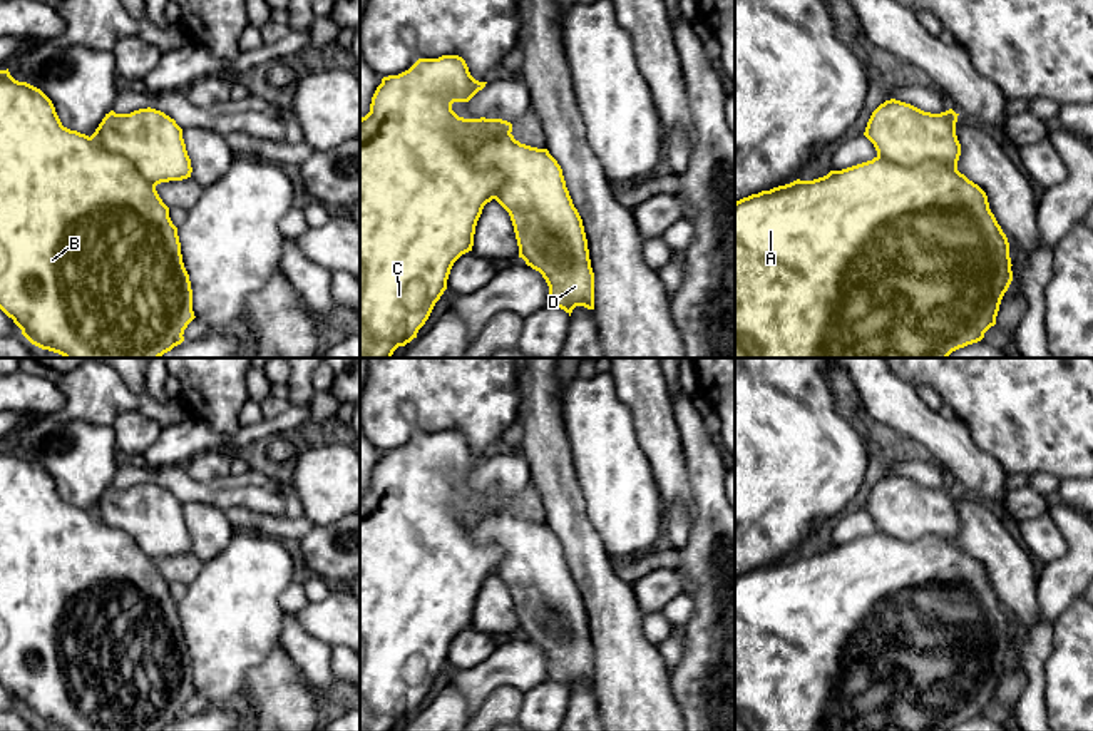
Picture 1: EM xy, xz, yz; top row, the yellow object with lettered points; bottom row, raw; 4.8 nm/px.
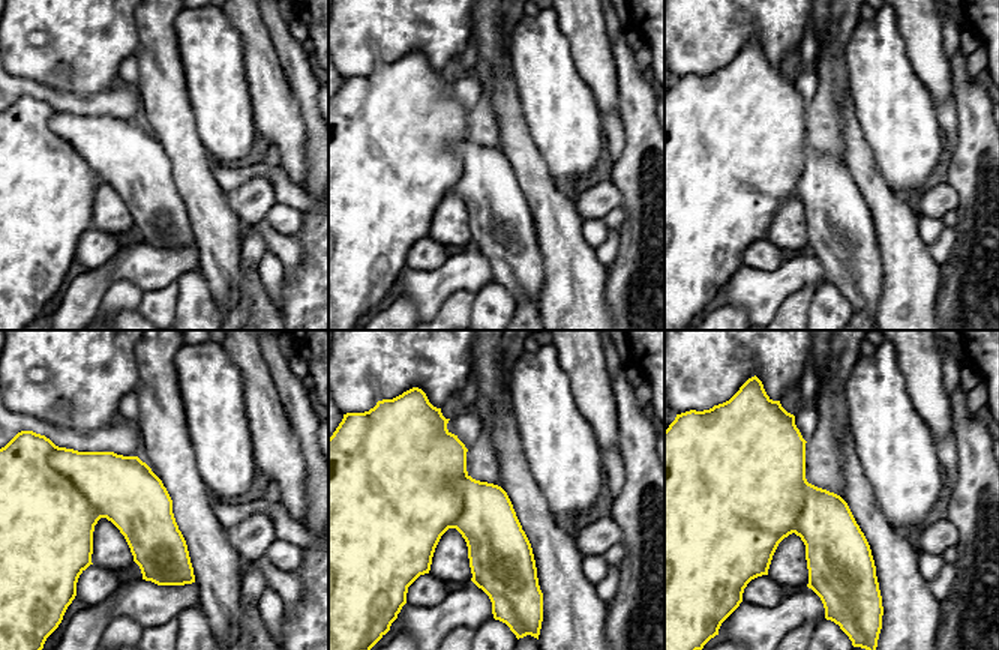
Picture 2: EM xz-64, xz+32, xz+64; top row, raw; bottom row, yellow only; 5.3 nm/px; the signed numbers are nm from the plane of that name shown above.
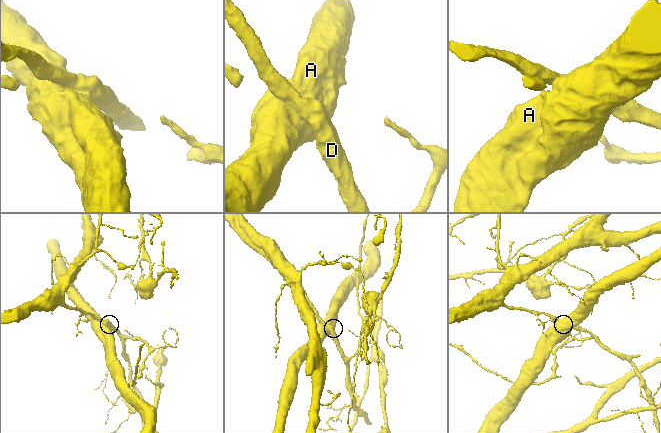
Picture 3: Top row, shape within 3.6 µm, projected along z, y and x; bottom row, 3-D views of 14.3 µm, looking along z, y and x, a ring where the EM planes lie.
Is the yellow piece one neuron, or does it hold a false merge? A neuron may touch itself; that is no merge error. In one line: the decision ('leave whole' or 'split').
split

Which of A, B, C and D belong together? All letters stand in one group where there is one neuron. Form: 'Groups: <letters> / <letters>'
Groups: A B C / D

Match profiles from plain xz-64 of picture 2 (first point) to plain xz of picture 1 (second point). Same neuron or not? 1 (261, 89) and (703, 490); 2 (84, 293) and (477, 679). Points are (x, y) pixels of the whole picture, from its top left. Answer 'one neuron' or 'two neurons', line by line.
1: two neurons
2: two neurons

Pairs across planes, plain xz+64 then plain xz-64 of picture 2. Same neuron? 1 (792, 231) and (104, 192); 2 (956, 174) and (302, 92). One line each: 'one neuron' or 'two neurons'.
1: one neuron
2: one neuron

